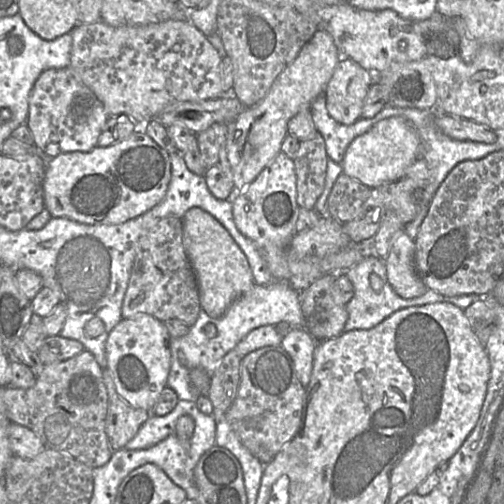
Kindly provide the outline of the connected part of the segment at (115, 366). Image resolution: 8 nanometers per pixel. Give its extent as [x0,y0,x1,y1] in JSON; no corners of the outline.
[106,314,171,411]

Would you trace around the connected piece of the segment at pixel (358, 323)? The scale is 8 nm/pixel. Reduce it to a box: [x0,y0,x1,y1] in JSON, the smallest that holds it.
[343,253,490,332]

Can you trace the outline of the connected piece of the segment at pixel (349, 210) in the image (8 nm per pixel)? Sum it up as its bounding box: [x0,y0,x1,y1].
[327,174,371,224]

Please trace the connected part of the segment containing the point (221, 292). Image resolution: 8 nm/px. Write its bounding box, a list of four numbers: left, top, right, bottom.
[183,207,254,318]

